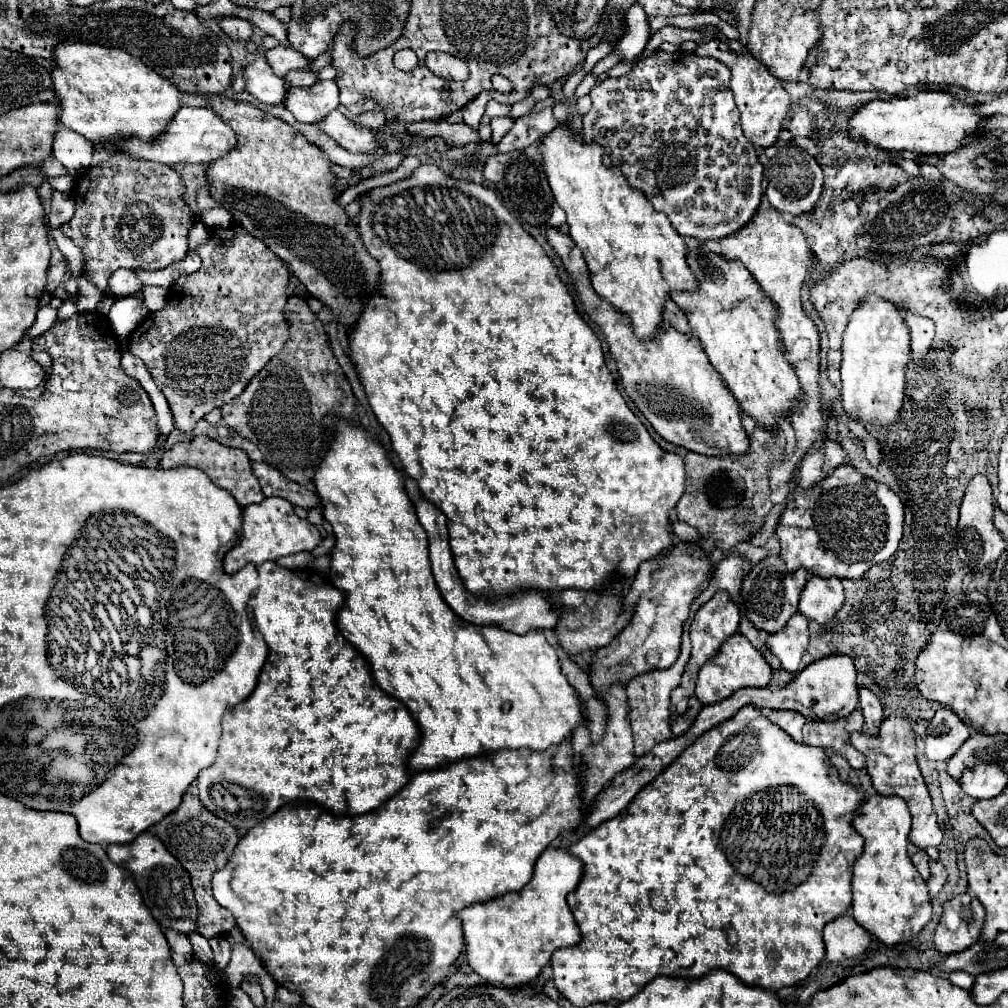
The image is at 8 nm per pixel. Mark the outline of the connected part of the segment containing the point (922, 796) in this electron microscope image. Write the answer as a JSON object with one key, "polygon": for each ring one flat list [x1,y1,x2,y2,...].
{"polygon":[[891,714,883,720,877,736,869,736,865,732,853,732,851,744,855,750,865,754,865,758,867,758,865,768,873,780,875,790,883,796,893,794,907,802,911,818,913,818,909,840,921,850,925,850,927,846,939,846,943,840,943,830,937,824,937,814,931,806,931,796,927,792,927,786,925,786,919,766,915,762,915,734,909,726,909,722,905,718,901,718,899,714]]}

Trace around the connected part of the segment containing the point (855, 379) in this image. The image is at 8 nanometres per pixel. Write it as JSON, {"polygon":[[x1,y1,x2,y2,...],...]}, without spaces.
{"polygon":[[879,296,861,300,847,322,841,346,841,398,847,414,867,422,893,424,903,402,909,356,909,328,901,312]]}

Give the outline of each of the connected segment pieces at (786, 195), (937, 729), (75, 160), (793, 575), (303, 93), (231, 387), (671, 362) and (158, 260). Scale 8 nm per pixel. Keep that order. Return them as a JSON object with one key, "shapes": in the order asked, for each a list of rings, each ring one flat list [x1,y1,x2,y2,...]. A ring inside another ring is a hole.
{"shapes":[[[777,140,771,148,763,150,763,154,759,154,759,162,763,164,763,176,767,182,765,196,773,208,777,208,779,212,785,212,785,214,793,214,793,216,803,216,803,214,815,212,817,200,821,196,821,188,823,188,823,170,815,162,813,156,809,156,797,144]],[[941,708,935,712,933,720,929,722,925,752,929,760,947,762,971,736,969,728,959,720,959,716,949,710]],[[63,124,55,130,55,142,53,142,53,156,69,170,83,174,91,168,91,156,93,156,93,144,79,134,71,132]],[[767,556,761,562,753,564,751,572,743,580,743,604,741,604,741,614,747,616,755,628,767,630,769,634,779,632,787,620,797,614,797,604,799,596,807,584,809,572,805,568,797,572,787,572,783,560,779,556]],[[319,80,313,88,289,88,285,108,293,112,295,120,305,124,319,124,323,116,339,106,339,88,333,80]],[[233,224,229,228,213,228,207,242,197,248,197,254,203,260,201,270,181,276,169,290,171,296,167,306,149,314,129,336,129,352,145,362,155,384,165,394,175,426,181,432,191,432,195,422,213,408,221,408,237,398,249,380,285,346,289,338,287,320,283,318,289,270,281,264,275,252,247,234,239,224]],[[547,228,547,242,569,272,585,312,603,330,611,358,615,360,621,376,621,388,627,396,631,396,655,432,675,446,683,446,705,456,745,454,749,450,749,438,741,426,739,404,707,360,699,340,695,336,683,336,671,326,667,326,667,330,663,328,655,340,635,340,635,336,631,336,627,316,619,316,611,304,607,304,601,296,595,296,587,264,571,236,561,234,557,228]],[[115,154,107,162,91,168,81,180,75,182,71,196,75,200,75,216,71,222,63,224,61,230,69,236,85,256,83,276,91,284,95,284,101,292,107,292,109,278,119,268,129,270,159,270,167,268,173,262,179,262,187,254,187,236,193,228,193,212,181,198,183,182,179,174,167,166,157,162,141,162,125,154]]]}

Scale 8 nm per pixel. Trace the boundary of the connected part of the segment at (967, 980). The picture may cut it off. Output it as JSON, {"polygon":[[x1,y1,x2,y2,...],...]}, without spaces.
{"polygon":[[951,972,951,974,949,974,949,980,951,980,953,984,957,984,959,988,969,990,969,988,973,986,973,982,975,982,975,976,971,976,969,972]]}

